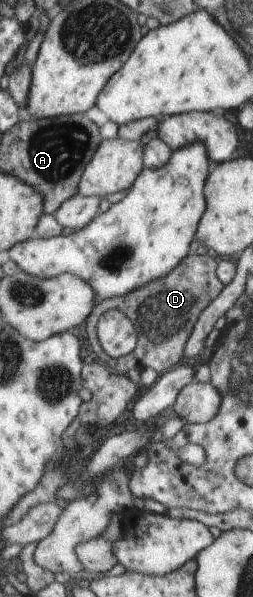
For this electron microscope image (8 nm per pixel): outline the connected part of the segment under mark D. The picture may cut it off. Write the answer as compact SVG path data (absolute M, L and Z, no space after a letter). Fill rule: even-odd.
M193 254L177 270L173 270L173 274L168 274L161 280L149 281L132 293L103 299L86 322L88 340L97 358L120 375L126 375L132 369L132 364L140 369L156 370L162 375L185 363L190 358L186 355L186 347L196 330L197 321L204 310L224 292L226 284L217 278L219 266L220 261L209 257L209 254ZM109 309L124 312L139 332L138 347L131 356L111 358L98 341L97 323Z

